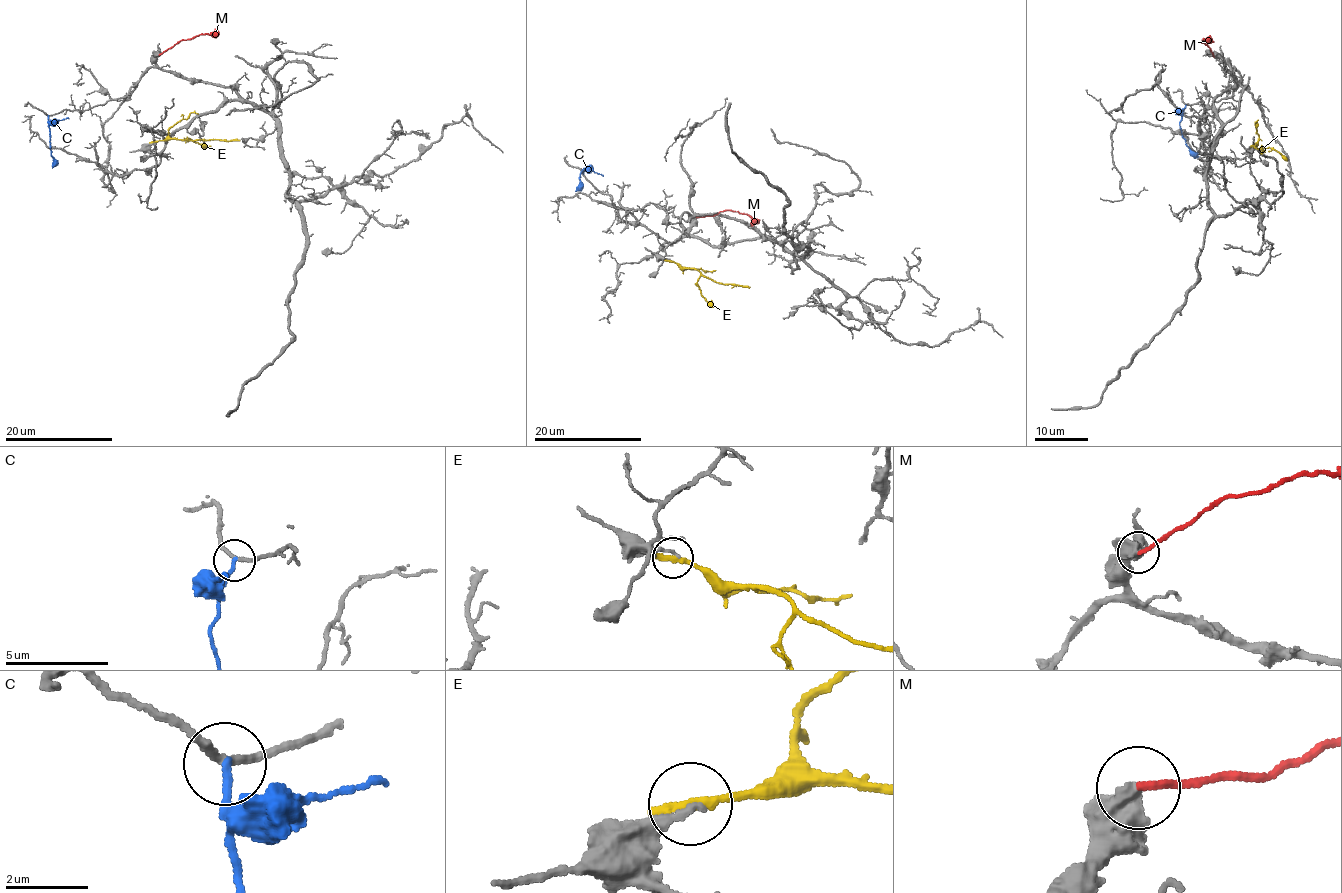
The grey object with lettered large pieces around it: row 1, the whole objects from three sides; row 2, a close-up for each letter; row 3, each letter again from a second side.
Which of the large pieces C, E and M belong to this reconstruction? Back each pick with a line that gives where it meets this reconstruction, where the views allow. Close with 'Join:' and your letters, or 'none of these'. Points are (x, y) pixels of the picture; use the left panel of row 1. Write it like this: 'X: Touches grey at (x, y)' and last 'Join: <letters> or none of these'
Join: none of these

